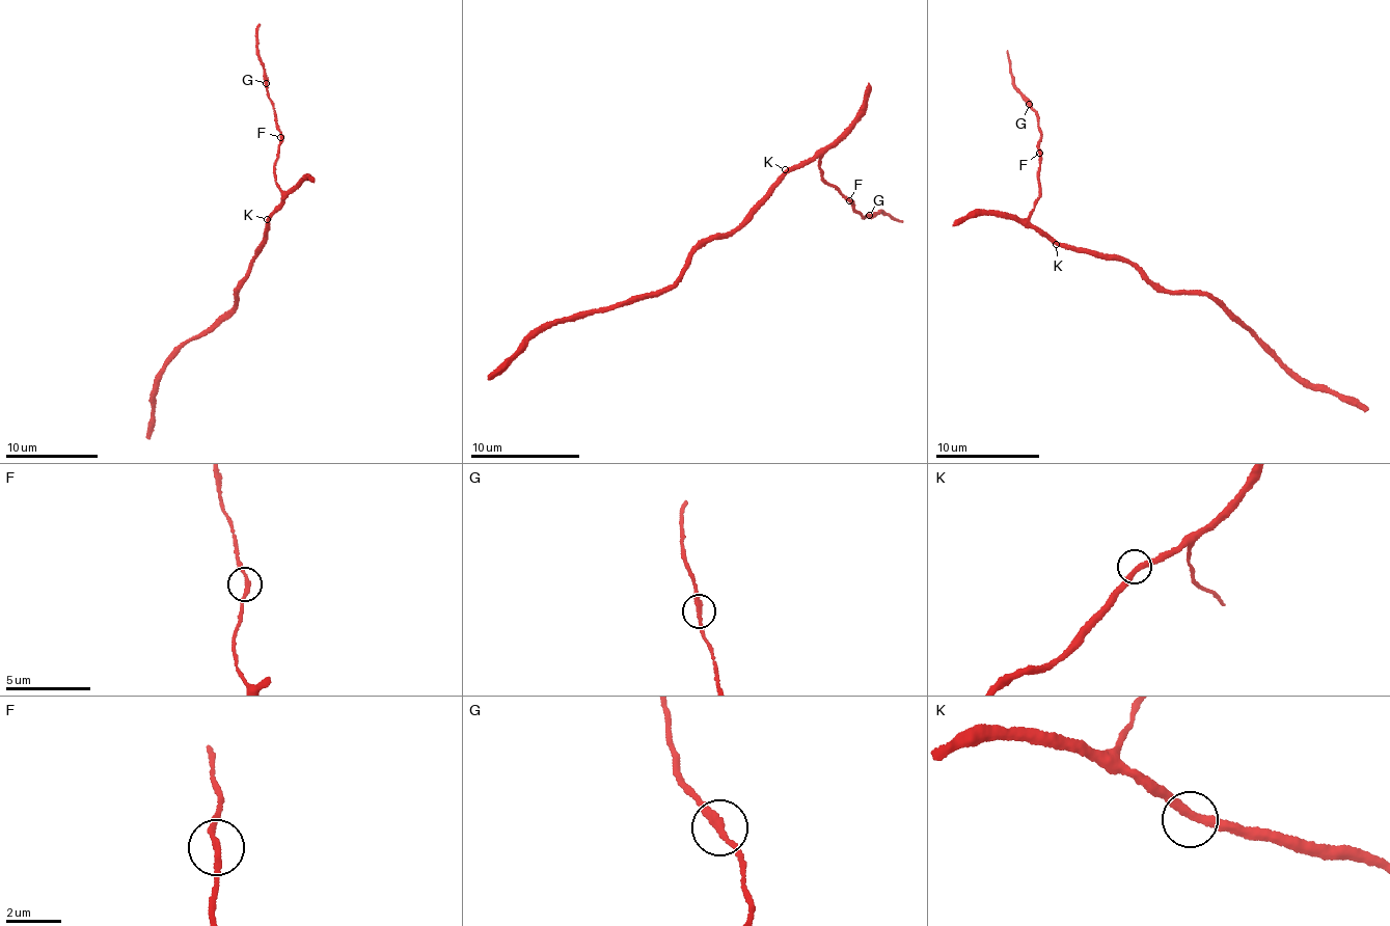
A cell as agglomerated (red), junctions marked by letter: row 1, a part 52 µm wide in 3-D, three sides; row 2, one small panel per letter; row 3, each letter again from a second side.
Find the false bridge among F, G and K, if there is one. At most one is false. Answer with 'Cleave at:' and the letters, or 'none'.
Cleave at: none

